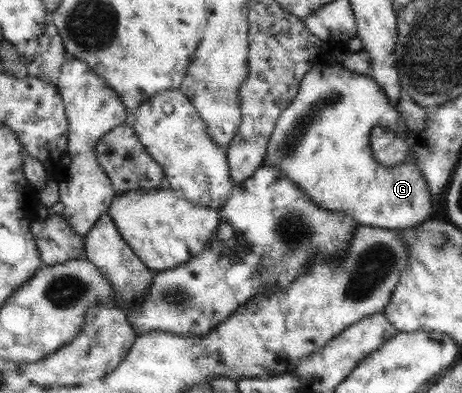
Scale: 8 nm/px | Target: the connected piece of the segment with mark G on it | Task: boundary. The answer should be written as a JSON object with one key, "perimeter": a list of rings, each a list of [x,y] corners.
{"perimeter":[[[322,58],[304,75],[297,95],[280,113],[263,164],[284,173],[316,206],[343,212],[360,225],[394,231],[416,228],[434,215],[429,186],[419,172],[415,158],[396,166],[382,166],[373,157],[369,136],[374,126],[386,127],[399,137],[405,137],[408,131],[400,113],[372,77],[354,73],[337,62],[325,62]]]}

